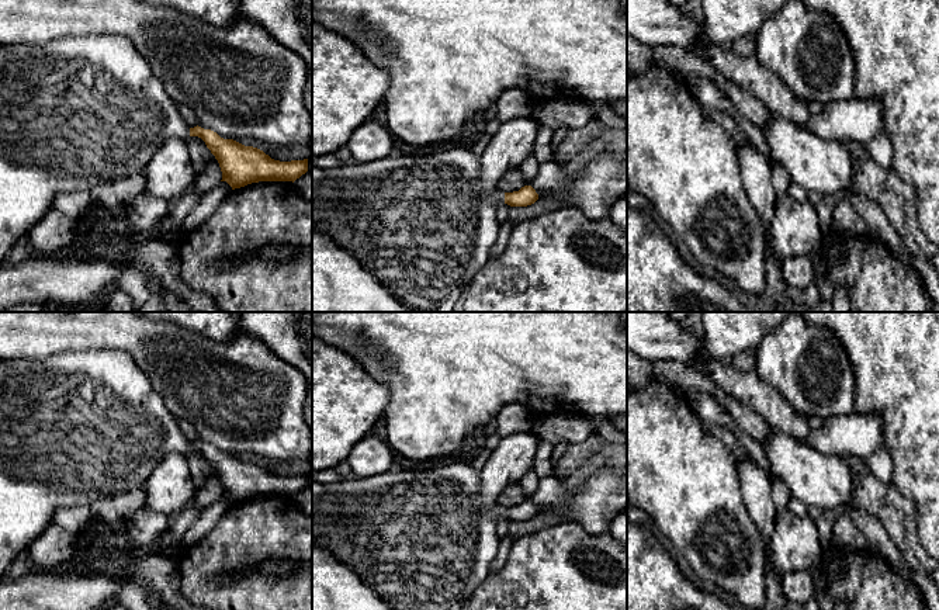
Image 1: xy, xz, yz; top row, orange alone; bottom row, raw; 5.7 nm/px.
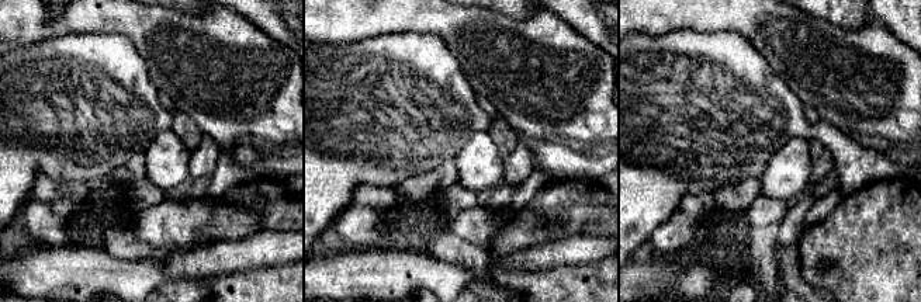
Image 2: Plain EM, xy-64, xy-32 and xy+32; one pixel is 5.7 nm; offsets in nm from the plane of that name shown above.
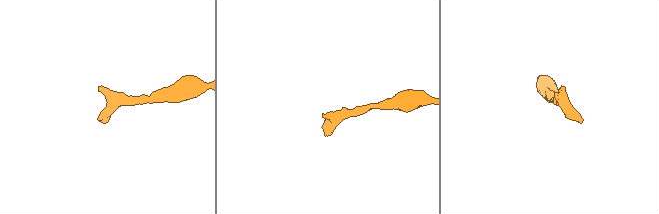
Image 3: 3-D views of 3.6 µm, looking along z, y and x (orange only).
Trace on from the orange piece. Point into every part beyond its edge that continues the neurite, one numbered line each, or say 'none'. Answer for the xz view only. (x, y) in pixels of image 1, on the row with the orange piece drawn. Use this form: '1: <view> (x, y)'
1: xz (404, 234)

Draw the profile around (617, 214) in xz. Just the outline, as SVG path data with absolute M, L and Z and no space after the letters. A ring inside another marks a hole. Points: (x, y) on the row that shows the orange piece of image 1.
M627 197L613 204L609 218L627 235Z

